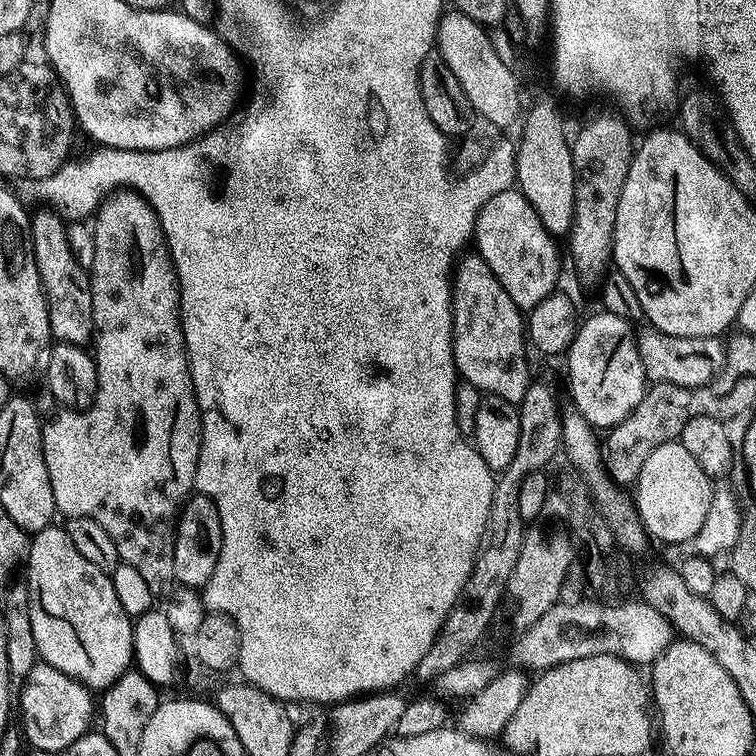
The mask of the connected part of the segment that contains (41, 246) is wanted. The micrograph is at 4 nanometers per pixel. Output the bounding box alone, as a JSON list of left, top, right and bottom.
[30,207,94,346]

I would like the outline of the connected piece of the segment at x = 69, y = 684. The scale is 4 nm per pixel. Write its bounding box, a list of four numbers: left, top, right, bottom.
[20,662,94,753]

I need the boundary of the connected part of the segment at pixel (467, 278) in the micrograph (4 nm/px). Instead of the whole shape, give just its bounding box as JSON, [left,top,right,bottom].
[452,254,530,406]

